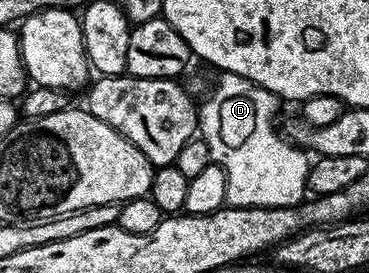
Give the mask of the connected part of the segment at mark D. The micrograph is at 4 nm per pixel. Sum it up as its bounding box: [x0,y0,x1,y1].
[198,75,310,207]

